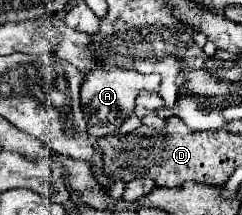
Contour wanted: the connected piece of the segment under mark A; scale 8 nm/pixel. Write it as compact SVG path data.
M115 65L111 69L85 73L81 83L81 107L85 111L89 135L105 137L109 133L115 133L123 123L123 117L133 115L133 103L137 95L141 91L157 91L159 83L161 83L159 75L141 75L137 71L125 71Z

